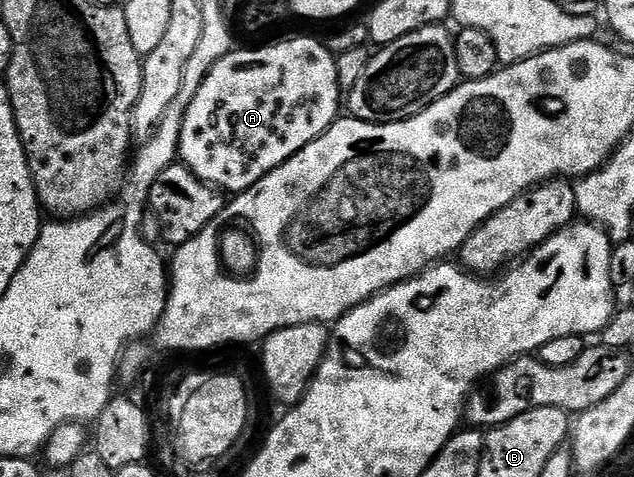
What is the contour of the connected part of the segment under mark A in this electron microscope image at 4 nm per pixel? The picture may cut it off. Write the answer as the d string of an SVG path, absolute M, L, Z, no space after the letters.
M293 38L258 50L237 48L211 68L199 92L195 92L195 100L185 109L177 152L183 165L199 180L222 192L240 192L263 180L263 176L315 141L337 121L342 110L343 91L338 82L337 59L324 41Z

